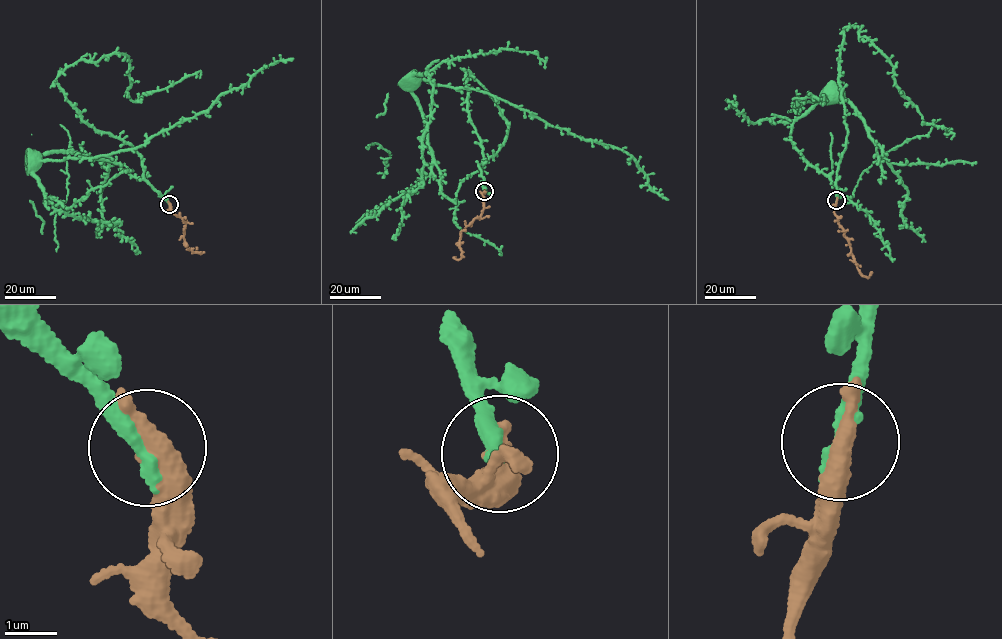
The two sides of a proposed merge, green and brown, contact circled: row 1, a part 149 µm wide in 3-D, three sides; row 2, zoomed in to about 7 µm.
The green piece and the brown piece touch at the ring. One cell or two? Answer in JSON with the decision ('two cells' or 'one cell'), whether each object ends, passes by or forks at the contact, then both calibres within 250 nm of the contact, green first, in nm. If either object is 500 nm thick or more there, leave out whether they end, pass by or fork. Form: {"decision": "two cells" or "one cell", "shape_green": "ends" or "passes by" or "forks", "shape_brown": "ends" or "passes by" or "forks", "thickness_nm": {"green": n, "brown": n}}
{"decision": "one cell", "thickness_nm": {"green": 400, "brown": 550}}

